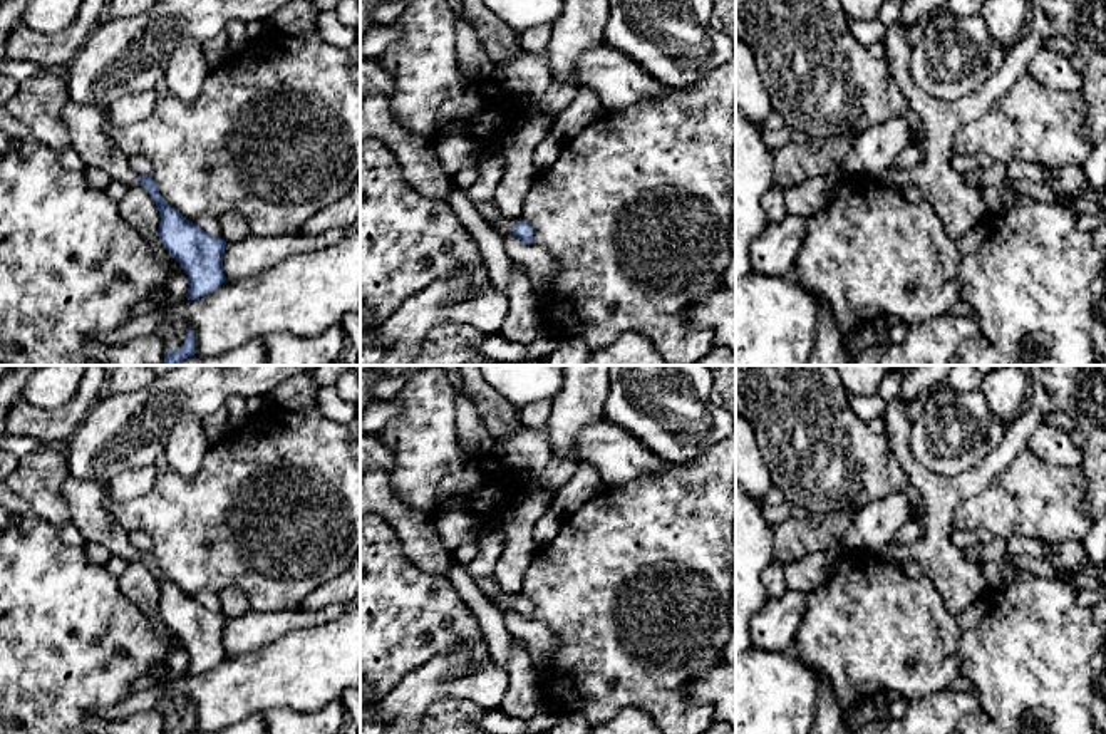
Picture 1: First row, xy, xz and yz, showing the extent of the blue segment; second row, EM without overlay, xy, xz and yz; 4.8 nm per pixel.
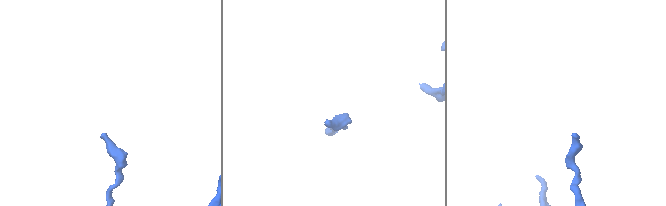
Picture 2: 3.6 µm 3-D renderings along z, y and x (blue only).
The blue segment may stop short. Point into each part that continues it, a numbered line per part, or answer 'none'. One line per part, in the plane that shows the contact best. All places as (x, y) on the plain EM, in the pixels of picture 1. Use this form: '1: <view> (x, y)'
1: xz (501, 600)

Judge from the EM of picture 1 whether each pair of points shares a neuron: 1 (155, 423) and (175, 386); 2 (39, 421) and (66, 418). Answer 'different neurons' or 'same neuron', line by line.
1: same neuron
2: same neuron

